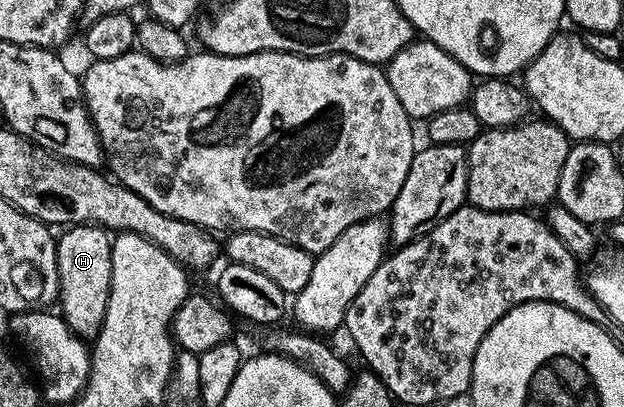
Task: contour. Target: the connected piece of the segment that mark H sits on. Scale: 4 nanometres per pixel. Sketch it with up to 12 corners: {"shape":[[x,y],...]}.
{"shape":[[78,224],[57,238],[59,314],[96,339],[113,238]]}

